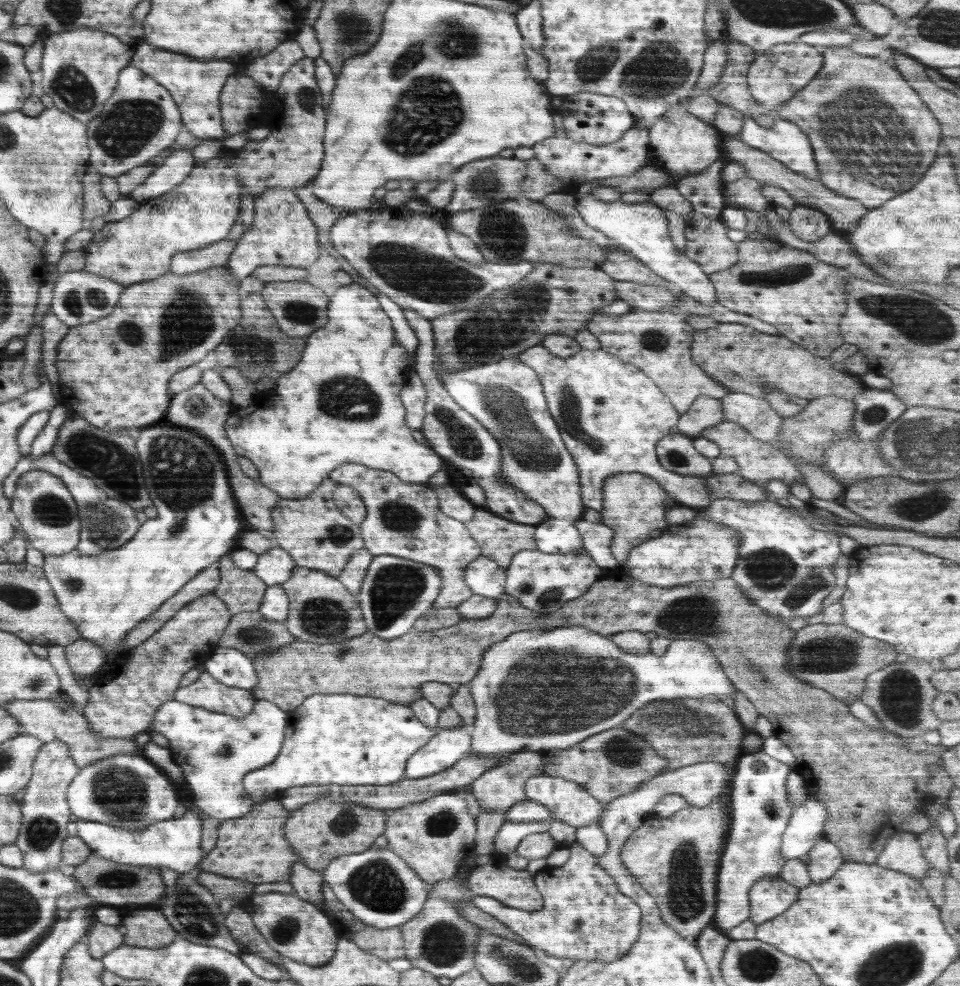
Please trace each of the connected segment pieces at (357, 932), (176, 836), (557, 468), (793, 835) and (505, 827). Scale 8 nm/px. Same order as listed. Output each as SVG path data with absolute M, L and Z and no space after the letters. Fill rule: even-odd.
M322 882L322 903L324 903L324 906L322 906L320 910L328 916L330 923L332 923L332 926L336 929L338 937L351 940L358 948L372 953L372 955L380 957L385 961L405 956L406 950L403 948L404 942L400 927L376 928L360 922L356 916L346 910L344 904L338 902L338 898L336 898L336 895L332 892L332 888L324 882Z
M188 808L184 816L172 817L150 826L137 827L136 832L126 828L116 828L115 825L78 820L76 822L78 835L91 852L105 859L137 866L148 866L159 869L160 866L172 868L178 874L190 873L200 857L205 857L200 846L202 834L202 817L197 808Z
M435 357L434 370L451 398L460 405L460 408L470 412L500 444L502 459L498 469L498 482L503 485L503 488L512 486L524 498L530 498L544 508L546 520L535 525L536 549L550 554L576 553L584 549L580 532L574 525L583 518L585 508L580 494L578 465L566 449L556 422L548 410L543 385L535 370L518 360L518 357L491 361L476 367L456 369L456 371L446 371L446 367L442 369L440 357Z
M809 792L807 802L794 810L782 835L780 856L784 860L804 856L814 847L818 839L824 837L824 823L828 819L825 808L826 806Z
M506 821L496 833L494 850L496 854L506 856L509 852L516 851L518 844L530 834L542 834L548 832L548 821L508 822Z

